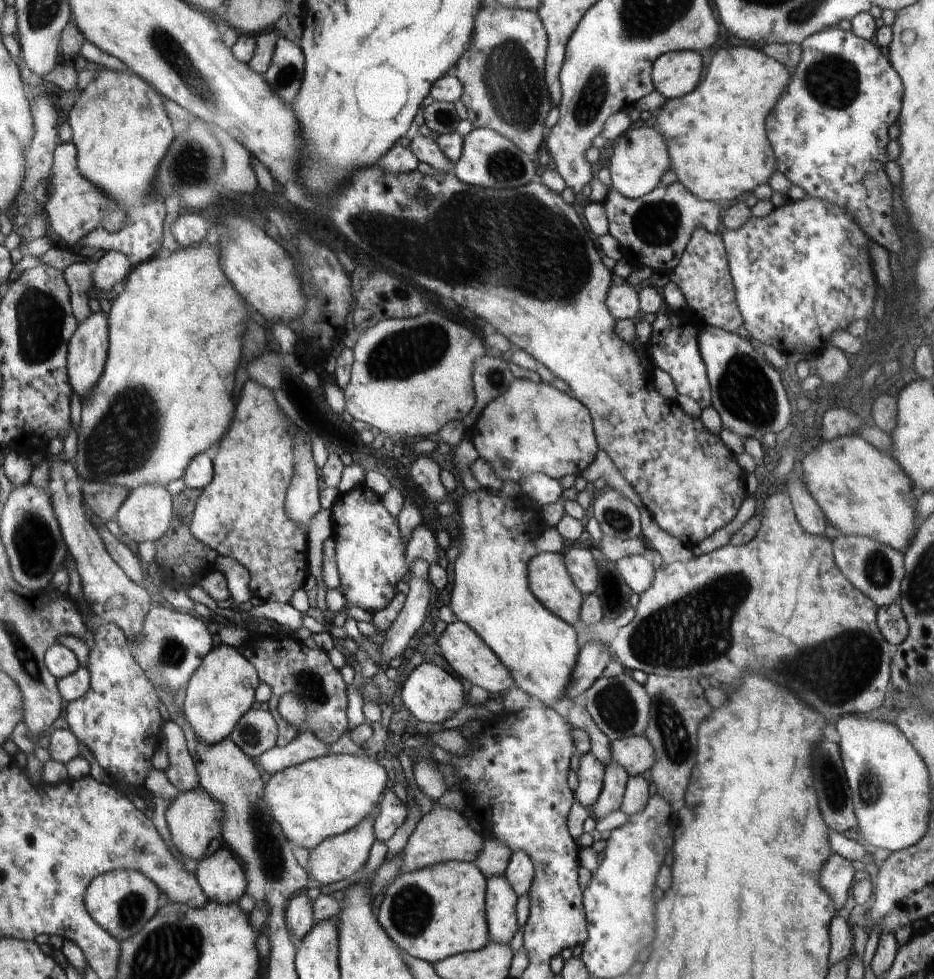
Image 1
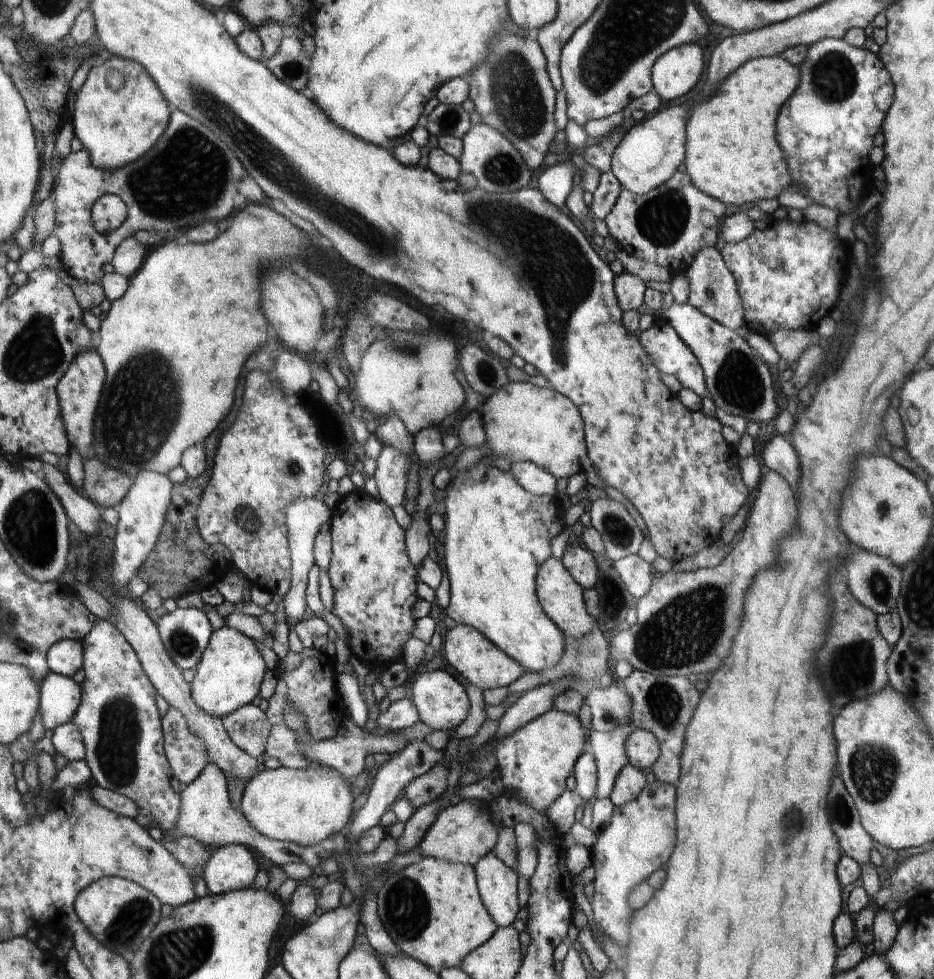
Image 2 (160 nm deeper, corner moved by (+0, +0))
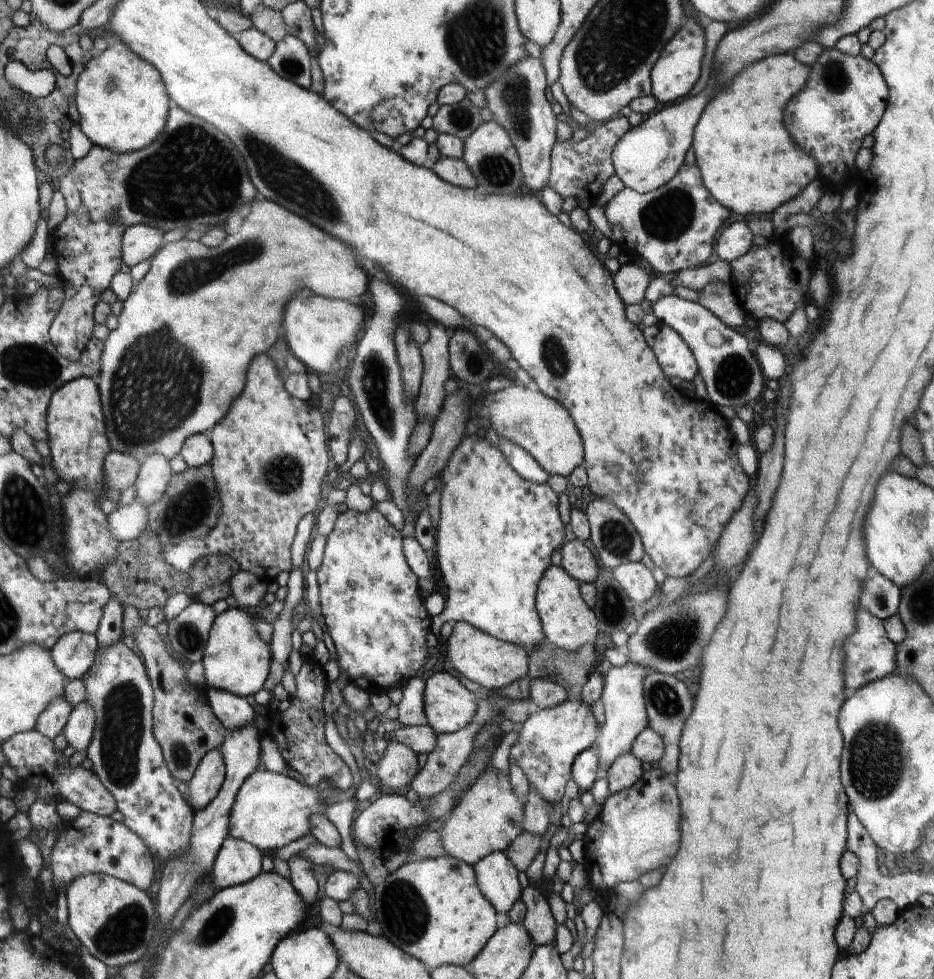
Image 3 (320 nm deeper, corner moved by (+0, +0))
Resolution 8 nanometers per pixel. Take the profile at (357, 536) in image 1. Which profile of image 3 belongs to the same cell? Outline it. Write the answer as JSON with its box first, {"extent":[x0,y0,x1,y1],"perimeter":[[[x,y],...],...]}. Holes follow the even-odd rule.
{"extent":[317,508,430,694],"perimeter":[[[343,508],[335,527],[327,536],[323,561],[317,570],[320,604],[329,635],[335,644],[333,656],[347,682],[372,694],[386,693],[415,677],[426,658],[426,636],[430,632],[430,614],[418,592],[418,579],[404,553],[403,534],[375,508],[361,513]]]}

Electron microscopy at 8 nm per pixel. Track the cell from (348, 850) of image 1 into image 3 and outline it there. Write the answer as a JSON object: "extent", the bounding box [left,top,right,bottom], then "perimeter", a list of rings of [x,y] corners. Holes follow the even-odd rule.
{"extent":[376,741,418,792],"perimeter":[[[388,741],[384,756],[376,768],[384,792],[394,792],[396,788],[408,786],[416,778],[418,754],[408,745]]]}

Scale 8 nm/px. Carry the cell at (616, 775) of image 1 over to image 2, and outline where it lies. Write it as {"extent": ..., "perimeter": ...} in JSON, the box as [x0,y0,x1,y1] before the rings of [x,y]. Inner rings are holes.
{"extent":[587,716,634,799],"perimeter":[[[630,716],[630,722],[626,721],[618,725],[618,728],[615,728],[612,732],[590,732],[587,740],[587,751],[596,757],[597,763],[597,790],[594,799],[609,798],[612,795],[617,776],[629,764],[628,750],[625,748],[625,742],[632,730],[634,730],[634,726]]]}

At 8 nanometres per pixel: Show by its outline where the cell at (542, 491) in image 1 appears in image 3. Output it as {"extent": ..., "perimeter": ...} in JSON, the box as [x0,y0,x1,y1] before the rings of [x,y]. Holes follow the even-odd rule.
{"extent":[498,438,548,484],"perimeter":[[[501,438],[498,446],[508,458],[512,467],[527,481],[534,484],[544,484],[547,481],[548,473],[538,464],[534,457],[526,452],[525,448],[518,446],[511,440]]]}

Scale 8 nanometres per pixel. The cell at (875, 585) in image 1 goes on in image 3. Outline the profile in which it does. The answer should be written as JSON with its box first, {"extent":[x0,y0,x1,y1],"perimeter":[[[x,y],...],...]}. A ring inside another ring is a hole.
{"extent":[862,572,901,620],"perimeter":[[[870,572],[872,578],[864,586],[862,606],[870,614],[886,620],[892,618],[899,609],[901,590],[889,578],[878,572]]]}

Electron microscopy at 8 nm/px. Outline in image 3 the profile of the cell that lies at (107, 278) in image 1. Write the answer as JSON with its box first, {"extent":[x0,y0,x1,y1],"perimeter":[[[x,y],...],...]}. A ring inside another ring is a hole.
{"extent":[122,223,166,267],"perimeter":[[[140,223],[125,231],[122,239],[122,252],[129,267],[151,258],[160,250],[166,232],[159,228]]]}

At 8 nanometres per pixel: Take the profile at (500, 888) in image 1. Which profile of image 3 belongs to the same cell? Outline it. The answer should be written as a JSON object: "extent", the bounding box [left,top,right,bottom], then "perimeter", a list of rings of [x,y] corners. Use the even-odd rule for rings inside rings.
{"extent":[473,853,520,916],"perimeter":[[[493,853],[486,855],[473,867],[481,891],[493,904],[498,916],[506,914],[512,904],[520,900],[517,865],[505,853]]]}

